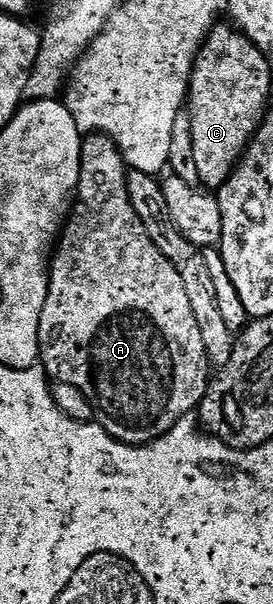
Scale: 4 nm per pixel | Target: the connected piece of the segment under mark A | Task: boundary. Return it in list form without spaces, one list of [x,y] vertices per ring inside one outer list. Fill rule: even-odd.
[[[90,133],[83,138],[80,149],[78,194],[74,200],[70,218],[66,220],[66,226],[62,228],[56,250],[50,261],[48,297],[40,313],[38,354],[41,366],[51,380],[76,385],[76,389],[80,389],[80,393],[88,397],[94,410],[94,419],[113,439],[119,439],[121,443],[141,445],[159,439],[161,435],[172,429],[172,425],[176,425],[176,421],[180,421],[197,408],[199,401],[204,397],[206,387],[210,384],[212,368],[206,360],[204,341],[200,338],[200,325],[196,325],[196,316],[192,313],[192,304],[188,302],[188,292],[184,289],[184,281],[180,281],[180,273],[176,273],[172,261],[168,261],[168,257],[164,257],[164,253],[156,249],[156,245],[152,245],[152,237],[148,237],[148,229],[144,229],[140,217],[136,217],[136,209],[132,209],[132,201],[128,197],[128,185],[126,184],[127,174],[126,158],[120,153],[112,137],[101,133]]]

